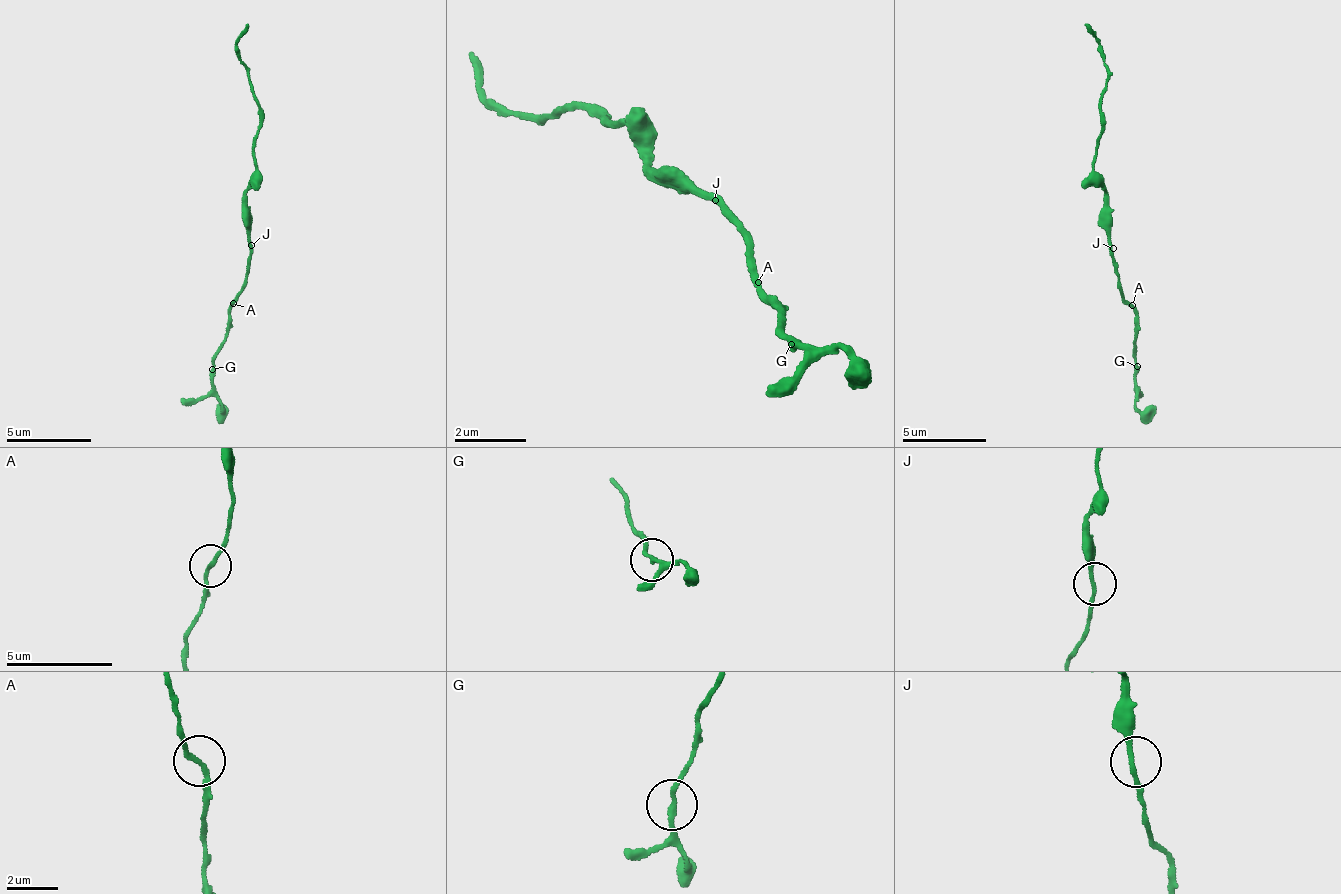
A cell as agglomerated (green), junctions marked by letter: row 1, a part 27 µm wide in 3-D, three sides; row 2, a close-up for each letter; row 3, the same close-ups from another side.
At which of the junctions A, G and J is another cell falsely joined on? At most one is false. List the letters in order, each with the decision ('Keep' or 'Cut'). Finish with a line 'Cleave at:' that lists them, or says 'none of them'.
A: Keep
G: Cut
J: Keep
Cleave at: G

